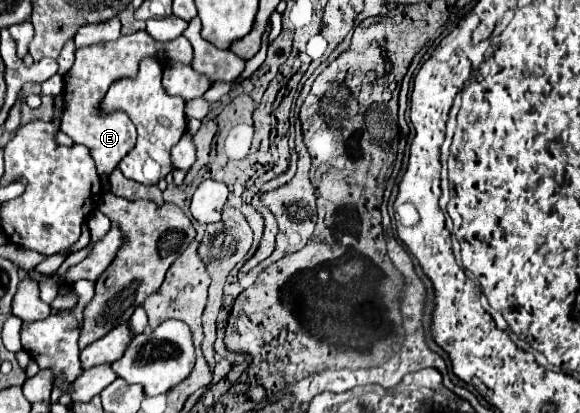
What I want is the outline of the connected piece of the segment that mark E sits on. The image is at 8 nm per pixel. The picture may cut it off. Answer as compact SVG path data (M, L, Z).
M145 30L129 34L129 36L119 36L119 40L109 42L109 44L95 44L87 46L75 52L75 64L73 68L65 74L65 110L61 118L61 130L75 142L83 144L91 150L91 156L95 160L99 176L109 176L109 172L115 170L119 160L133 148L137 132L129 116L123 112L115 112L109 116L101 116L97 112L97 104L101 102L103 94L109 90L109 84L121 78L137 76L139 62L145 58L157 58L159 62L181 62L191 66L193 62L193 46L185 36L177 36L171 42L157 42L153 40Z

